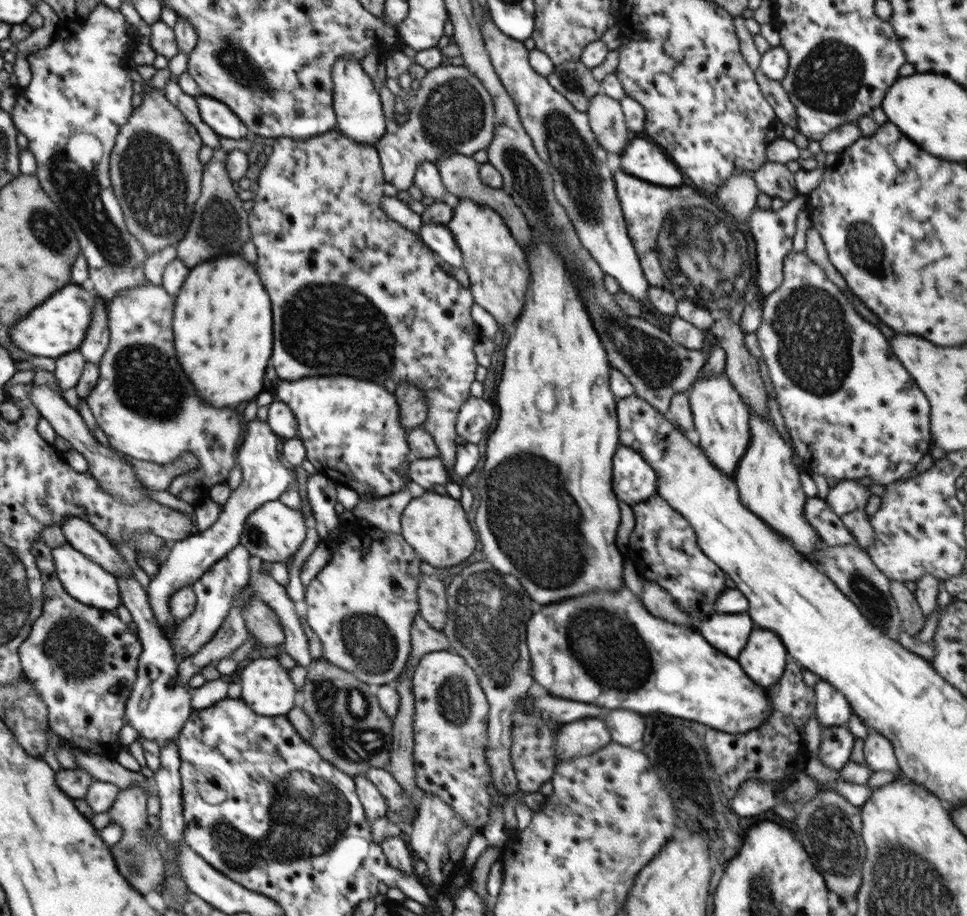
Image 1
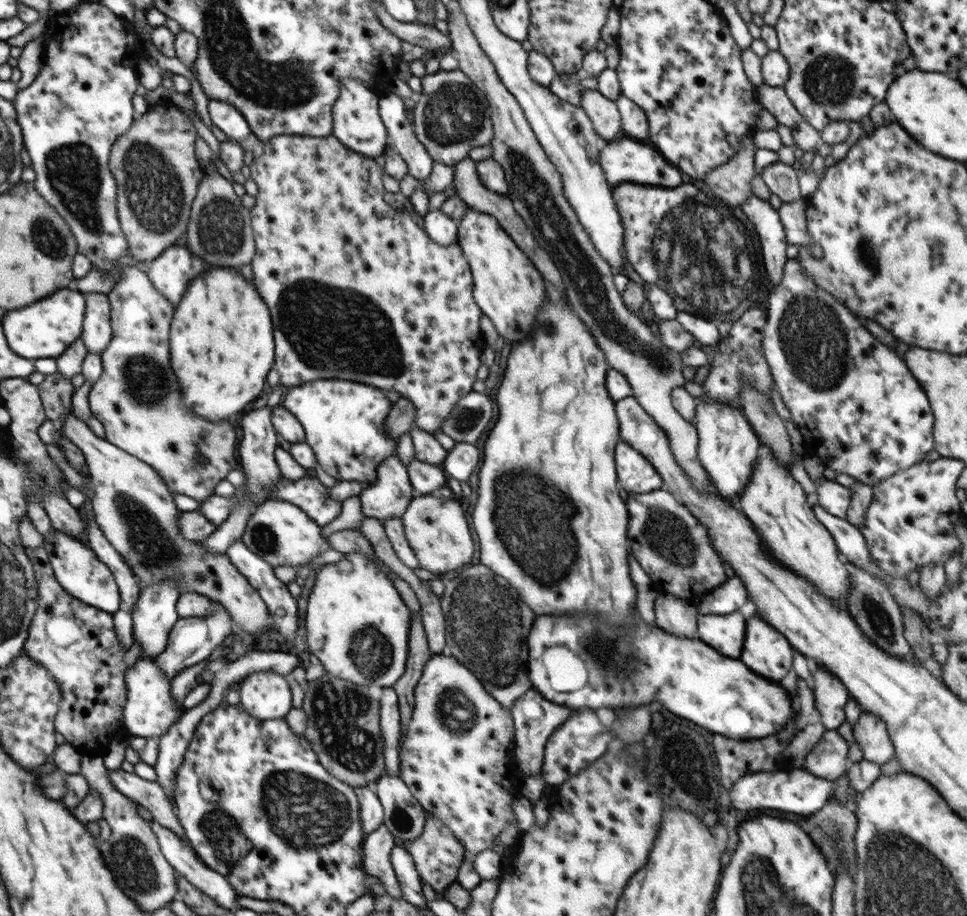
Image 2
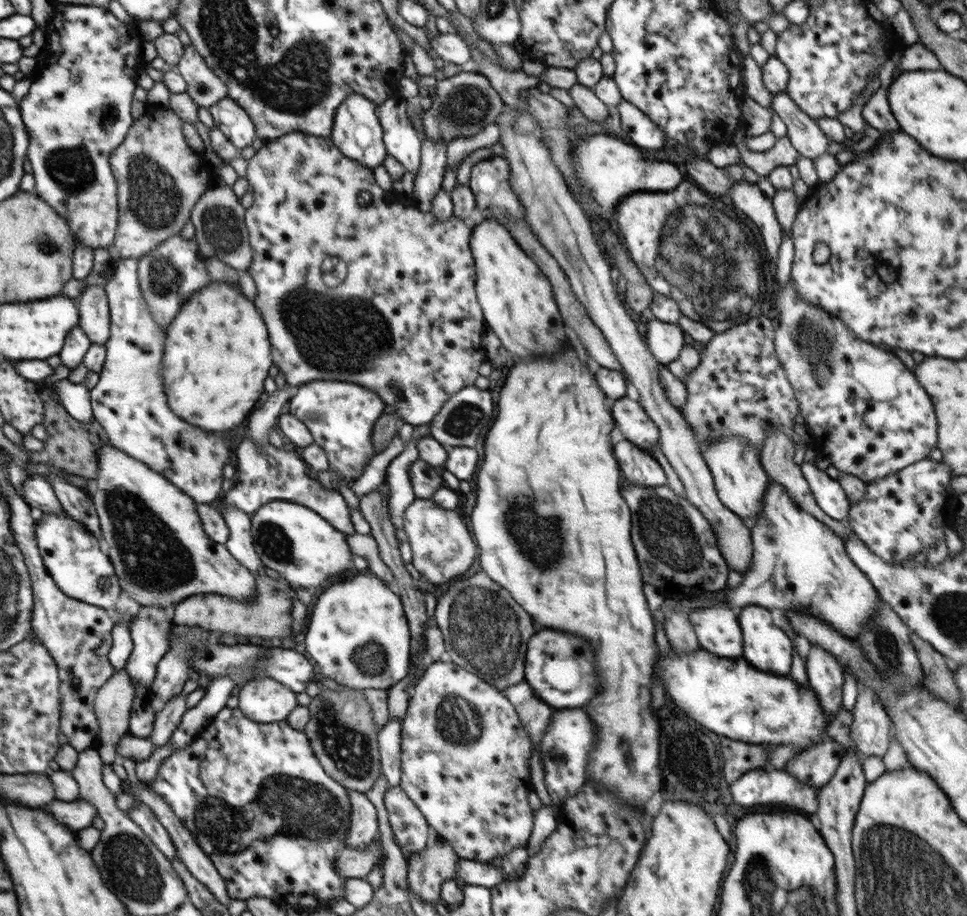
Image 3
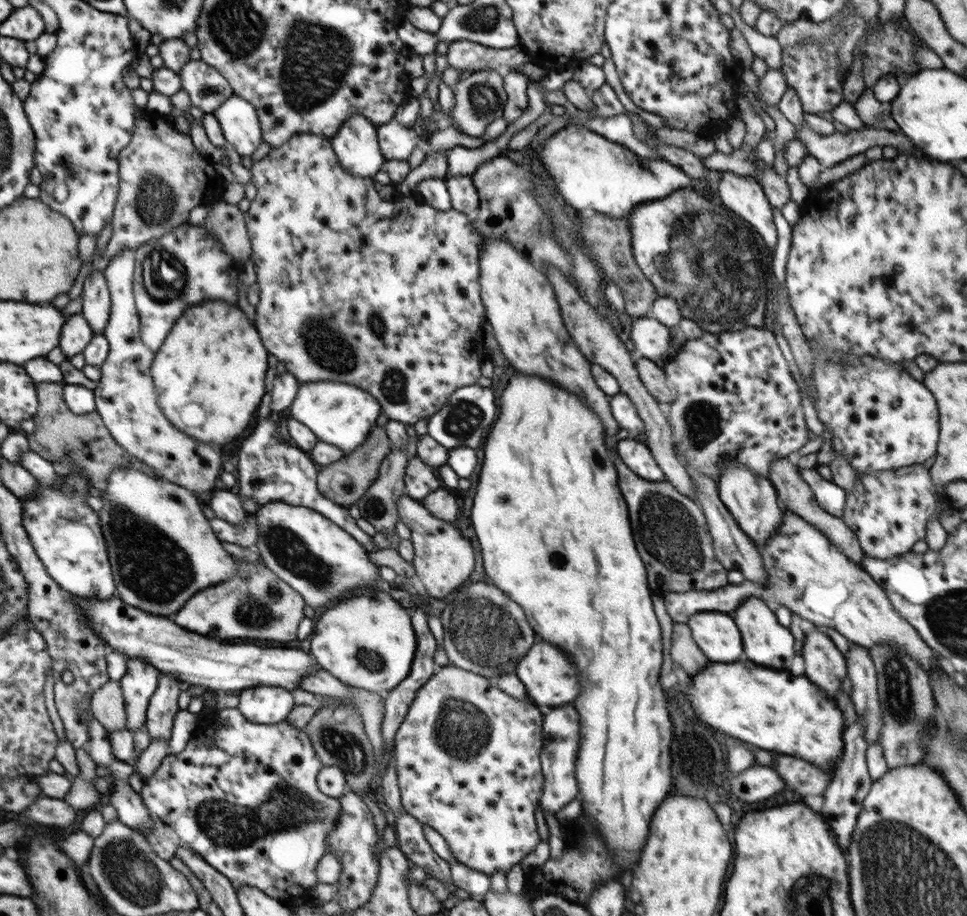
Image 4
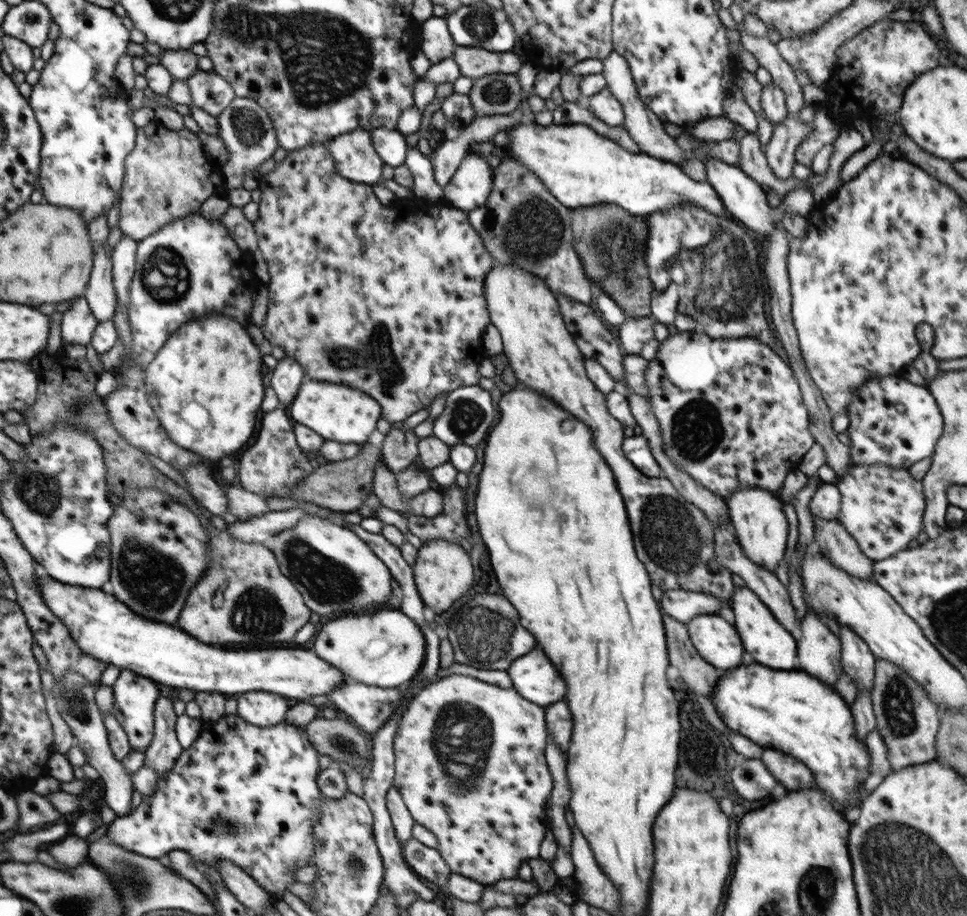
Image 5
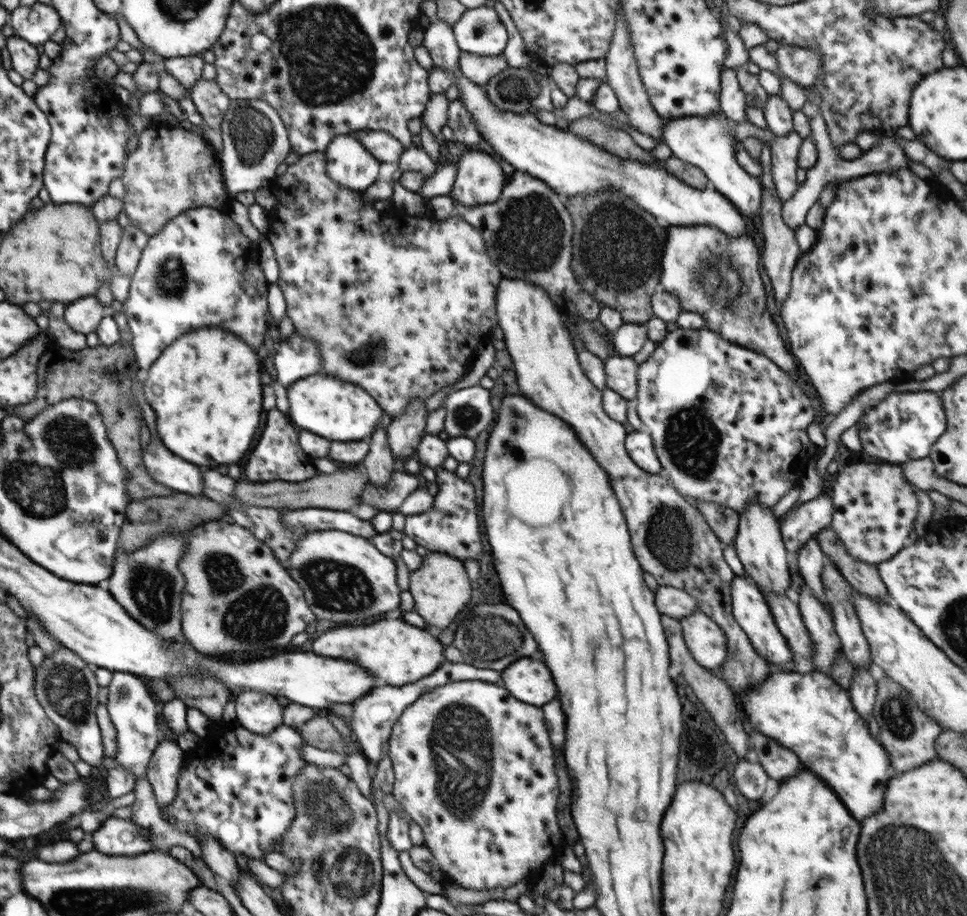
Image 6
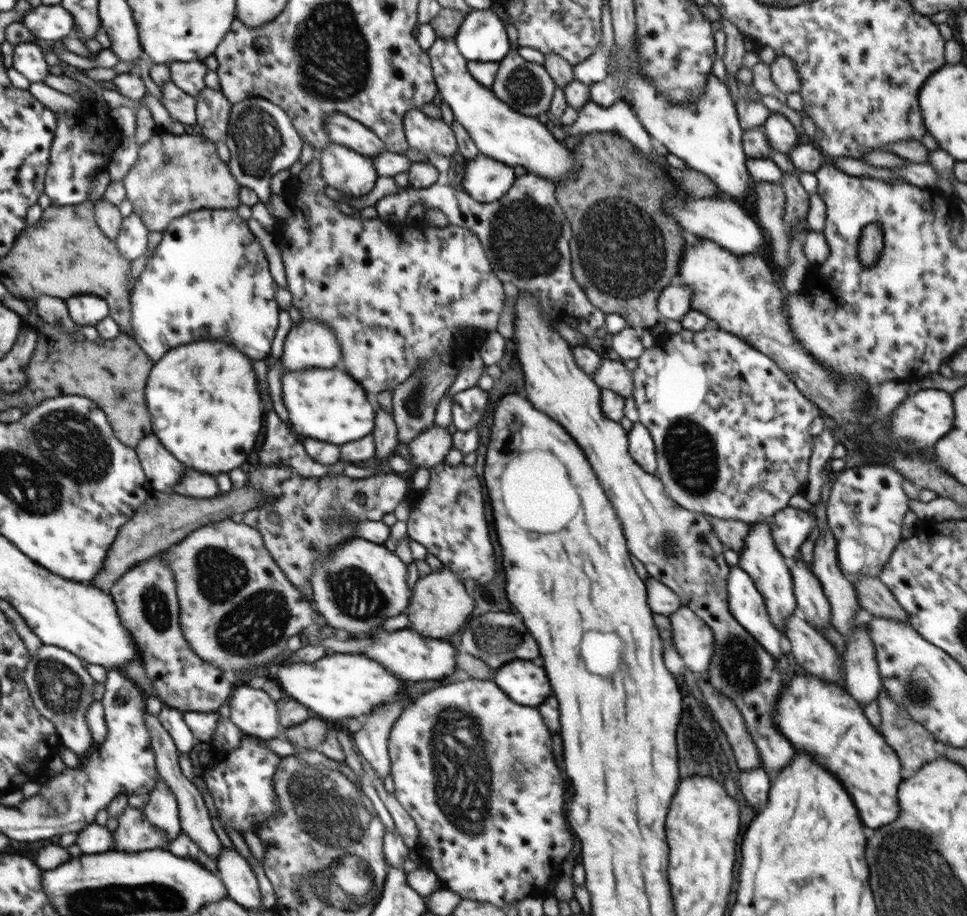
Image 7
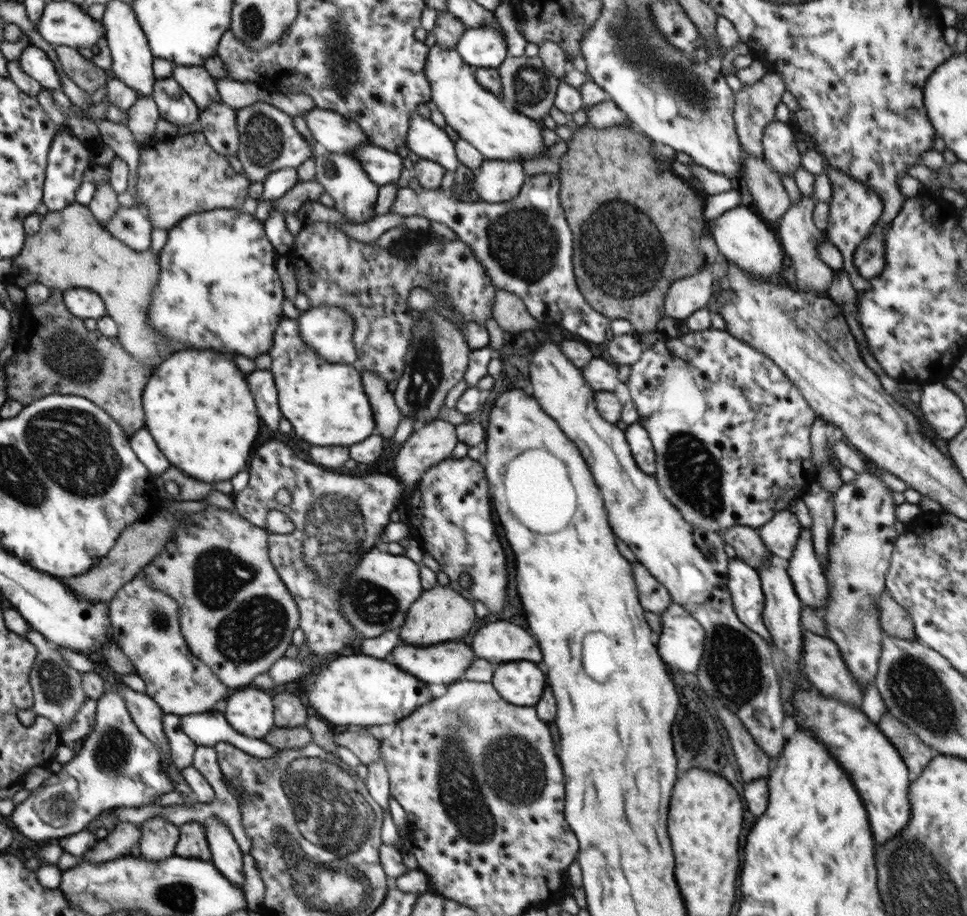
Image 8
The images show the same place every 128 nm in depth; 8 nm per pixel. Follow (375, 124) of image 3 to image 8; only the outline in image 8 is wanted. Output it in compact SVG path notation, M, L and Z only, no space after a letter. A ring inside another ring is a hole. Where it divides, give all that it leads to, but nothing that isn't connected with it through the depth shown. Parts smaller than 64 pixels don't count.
M321 151L315 157L316 174L314 180L325 188L325 192L333 196L336 205L334 208L341 212L346 222L365 223L374 218L374 205L377 201L380 185L368 177L362 163L347 153L333 153Z

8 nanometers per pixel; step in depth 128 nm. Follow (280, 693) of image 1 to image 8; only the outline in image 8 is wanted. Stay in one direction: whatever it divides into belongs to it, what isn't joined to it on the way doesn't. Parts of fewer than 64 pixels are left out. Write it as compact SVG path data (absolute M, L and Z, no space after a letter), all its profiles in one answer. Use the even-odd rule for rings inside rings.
M252 686L234 690L226 699L226 720L238 733L263 739L275 728L273 692Z

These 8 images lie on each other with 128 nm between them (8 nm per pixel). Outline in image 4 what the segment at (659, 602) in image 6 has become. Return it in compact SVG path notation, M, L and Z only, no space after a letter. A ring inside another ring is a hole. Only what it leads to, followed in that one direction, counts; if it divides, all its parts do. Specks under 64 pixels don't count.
M783 507L782 523L777 528L766 545L759 548L766 570L766 583L756 583L750 580L744 580L742 583L733 586L728 584L725 587L711 591L688 591L688 592L668 592L663 595L666 610L674 623L687 623L692 615L697 615L706 611L718 611L731 614L742 600L749 599L750 596L756 596L766 602L767 605L777 608L786 607L793 614L800 618L810 620L816 627L829 626L836 632L840 632L850 643L860 646L874 647L878 643L896 643L898 647L906 651L912 659L918 661L924 671L931 674L932 671L938 671L939 674L946 672L940 659L934 650L931 649L918 632L910 623L906 622L902 616L894 610L886 591L874 582L874 579L858 564L850 561L848 557L834 545L818 527L808 523L800 515L787 512Z

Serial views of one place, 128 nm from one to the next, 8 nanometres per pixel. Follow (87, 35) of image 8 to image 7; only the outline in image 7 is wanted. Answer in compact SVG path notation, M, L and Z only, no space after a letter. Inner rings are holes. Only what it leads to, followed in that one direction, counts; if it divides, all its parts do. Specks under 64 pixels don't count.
M40 5L30 9L23 17L24 26L36 36L47 42L55 42L70 35L78 34L77 22L69 9Z

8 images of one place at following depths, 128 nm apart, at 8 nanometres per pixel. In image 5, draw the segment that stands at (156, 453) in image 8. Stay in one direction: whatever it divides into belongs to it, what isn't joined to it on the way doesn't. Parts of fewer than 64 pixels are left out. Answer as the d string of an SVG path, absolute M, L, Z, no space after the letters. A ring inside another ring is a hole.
M195 465L180 472L186 479L192 496L202 504L203 508L220 517L230 512L224 487L220 487L216 480L211 478L206 466Z

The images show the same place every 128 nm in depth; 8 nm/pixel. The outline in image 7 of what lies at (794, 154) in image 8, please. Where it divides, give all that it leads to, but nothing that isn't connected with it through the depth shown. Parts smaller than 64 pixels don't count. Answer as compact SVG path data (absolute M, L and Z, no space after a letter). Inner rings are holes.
M770 113L763 126L769 147L787 155L798 141L801 141L797 136L795 126L782 113Z

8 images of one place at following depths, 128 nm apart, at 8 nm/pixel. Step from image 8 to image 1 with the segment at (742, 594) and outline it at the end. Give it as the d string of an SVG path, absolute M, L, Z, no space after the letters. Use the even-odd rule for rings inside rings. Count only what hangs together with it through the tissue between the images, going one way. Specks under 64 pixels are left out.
M755 627L737 661L754 683L767 689L784 675L788 652L774 632Z

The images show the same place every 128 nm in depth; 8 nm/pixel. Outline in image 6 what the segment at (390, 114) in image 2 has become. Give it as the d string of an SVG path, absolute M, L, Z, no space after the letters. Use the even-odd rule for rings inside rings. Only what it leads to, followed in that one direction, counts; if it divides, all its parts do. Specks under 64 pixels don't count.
M364 128L351 132L350 135L358 137L360 143L381 163L400 160L400 154L403 152L402 143L389 132Z

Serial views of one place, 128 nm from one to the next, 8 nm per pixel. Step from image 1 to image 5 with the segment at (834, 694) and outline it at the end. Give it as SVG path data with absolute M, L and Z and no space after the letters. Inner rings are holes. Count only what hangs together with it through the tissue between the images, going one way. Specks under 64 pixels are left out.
M807 610L801 622L801 638L797 639L797 656L799 670L806 672L809 676L816 677L822 683L834 685L843 672L841 659L841 640L826 626L814 610Z

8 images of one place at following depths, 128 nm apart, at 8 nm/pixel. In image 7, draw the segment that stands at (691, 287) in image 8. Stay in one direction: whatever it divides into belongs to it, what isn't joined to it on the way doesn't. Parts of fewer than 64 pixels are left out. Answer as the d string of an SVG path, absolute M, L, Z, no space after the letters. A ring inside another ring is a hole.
M674 278L658 295L660 317L678 321L682 319L692 309L692 295L694 292L690 290L690 286L684 286L680 278Z

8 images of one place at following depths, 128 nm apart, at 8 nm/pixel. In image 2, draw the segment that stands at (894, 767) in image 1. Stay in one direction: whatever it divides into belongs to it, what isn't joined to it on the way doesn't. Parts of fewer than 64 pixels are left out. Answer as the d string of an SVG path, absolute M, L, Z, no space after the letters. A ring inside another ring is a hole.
M862 711L854 724L854 739L863 752L863 758L880 766L895 758L895 748L883 720Z

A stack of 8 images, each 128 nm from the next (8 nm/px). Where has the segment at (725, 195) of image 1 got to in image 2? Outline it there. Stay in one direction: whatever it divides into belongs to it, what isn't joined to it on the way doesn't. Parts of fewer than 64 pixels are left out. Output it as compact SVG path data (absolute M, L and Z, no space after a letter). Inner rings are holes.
M753 138L742 140L742 148L720 166L706 174L704 182L716 197L732 206L742 206L752 193L754 156L757 148Z

